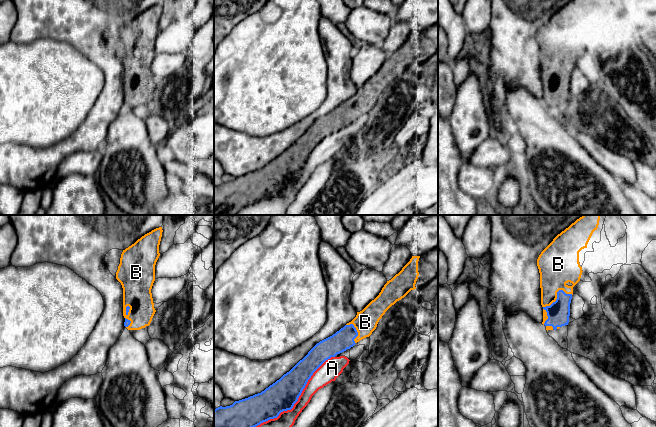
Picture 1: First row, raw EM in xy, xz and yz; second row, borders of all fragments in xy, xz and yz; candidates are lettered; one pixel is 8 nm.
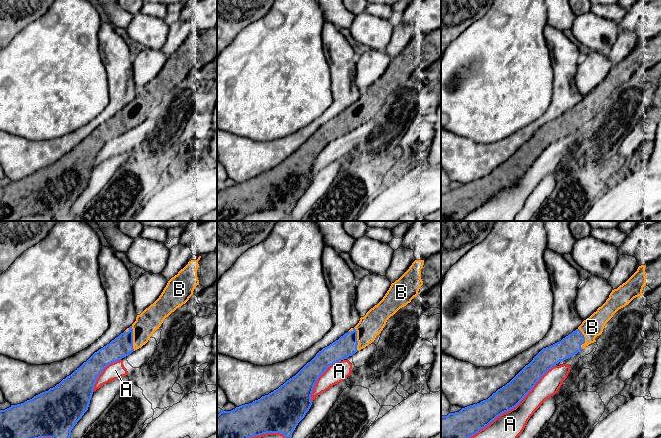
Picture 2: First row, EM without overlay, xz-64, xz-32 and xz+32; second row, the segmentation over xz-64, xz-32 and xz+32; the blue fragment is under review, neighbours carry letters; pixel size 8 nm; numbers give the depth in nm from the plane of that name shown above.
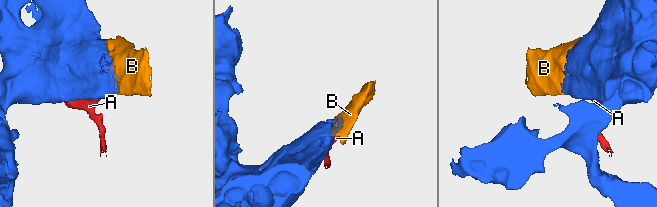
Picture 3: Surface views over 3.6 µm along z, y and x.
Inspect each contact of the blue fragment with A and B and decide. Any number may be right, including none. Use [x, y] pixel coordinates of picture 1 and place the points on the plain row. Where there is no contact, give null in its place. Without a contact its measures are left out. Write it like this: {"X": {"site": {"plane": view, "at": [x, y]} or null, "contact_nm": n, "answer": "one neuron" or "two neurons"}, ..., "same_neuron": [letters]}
{"A": {"site": {"plane": "xz", "at": [291, 184]}, "contact_nm": 1050, "answer": "two neurons"}, "B": {"site": {"plane": "yz", "at": [553, 78]}, "contact_nm": 340, "answer": "one neuron"}, "same_neuron": ["B"]}

